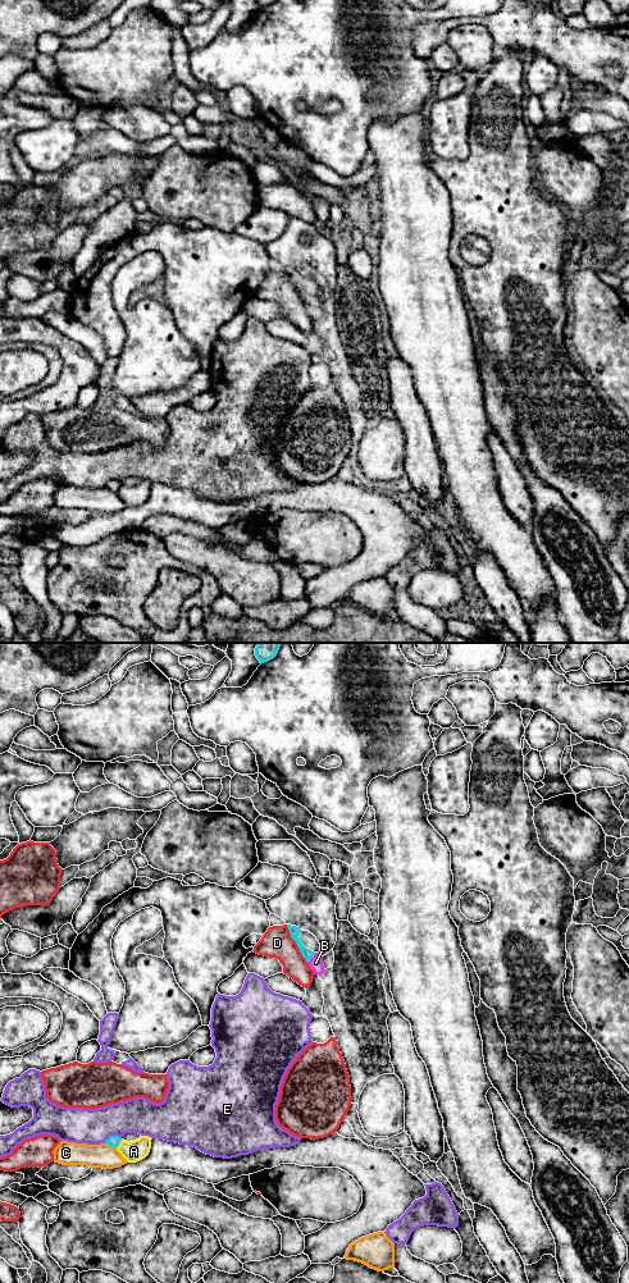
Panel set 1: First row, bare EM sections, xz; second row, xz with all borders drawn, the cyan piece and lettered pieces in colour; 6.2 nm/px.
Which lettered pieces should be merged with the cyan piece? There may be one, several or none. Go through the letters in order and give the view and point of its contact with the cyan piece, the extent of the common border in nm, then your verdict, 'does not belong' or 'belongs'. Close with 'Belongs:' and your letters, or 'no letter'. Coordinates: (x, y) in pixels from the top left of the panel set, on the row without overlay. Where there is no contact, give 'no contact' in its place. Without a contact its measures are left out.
A: contact xz (119, 487); length 70 nm; does not belong
B: contact xz (311, 301); length 80 nm; belongs
C: contact xz (110, 491); length 80 nm; does not belong
D: contact xz (296, 287); length 280 nm; does not belong
E: contact xz (112, 480); length 120 nm; does not belong
Belongs: B

